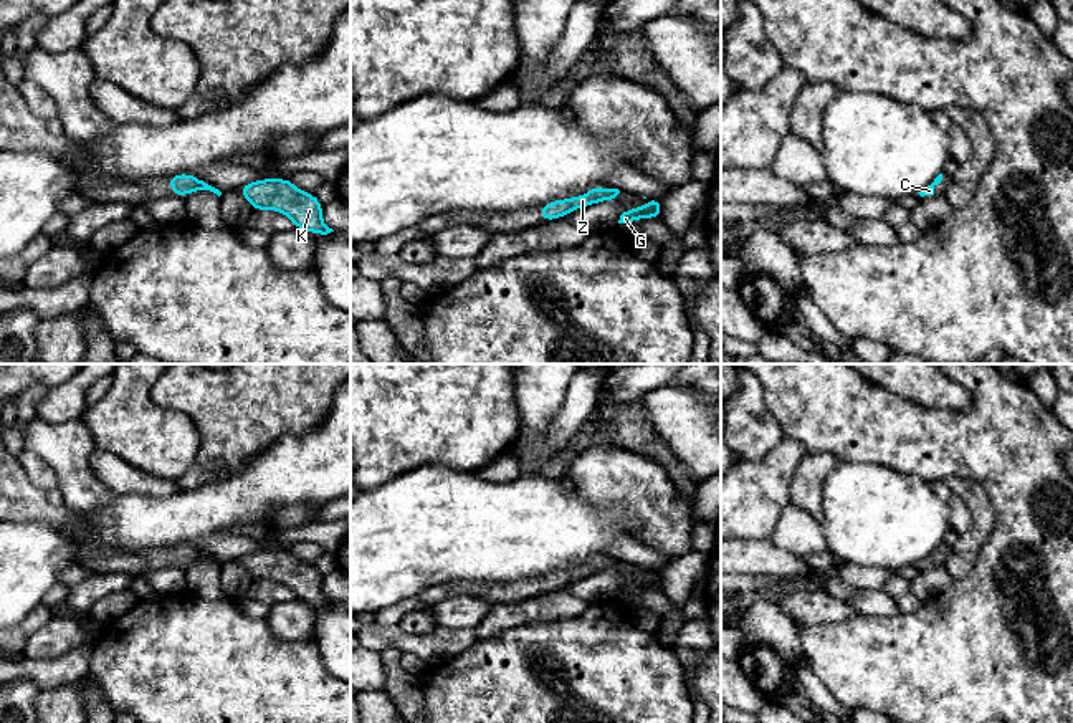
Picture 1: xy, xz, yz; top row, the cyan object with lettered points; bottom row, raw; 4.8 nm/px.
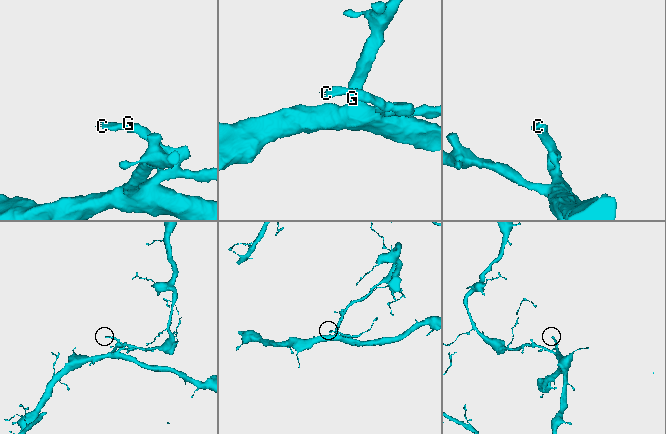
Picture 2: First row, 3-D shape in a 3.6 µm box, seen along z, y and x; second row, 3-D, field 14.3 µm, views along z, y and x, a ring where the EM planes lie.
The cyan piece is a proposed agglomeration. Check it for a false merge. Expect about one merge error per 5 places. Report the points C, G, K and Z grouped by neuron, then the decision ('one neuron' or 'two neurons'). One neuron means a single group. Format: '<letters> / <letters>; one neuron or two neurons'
C G K Z; one neuron

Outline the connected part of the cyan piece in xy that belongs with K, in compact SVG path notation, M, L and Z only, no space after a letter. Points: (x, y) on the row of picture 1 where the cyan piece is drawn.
M260 179L241 185L238 192L253 210L281 212L296 228L308 233L327 235L334 232L324 223L322 203L314 194L298 189L289 179Z

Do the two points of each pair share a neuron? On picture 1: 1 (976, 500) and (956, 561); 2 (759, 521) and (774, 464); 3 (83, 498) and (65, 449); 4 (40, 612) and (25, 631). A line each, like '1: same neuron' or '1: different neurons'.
1: same neuron
2: same neuron
3: same neuron
4: same neuron

